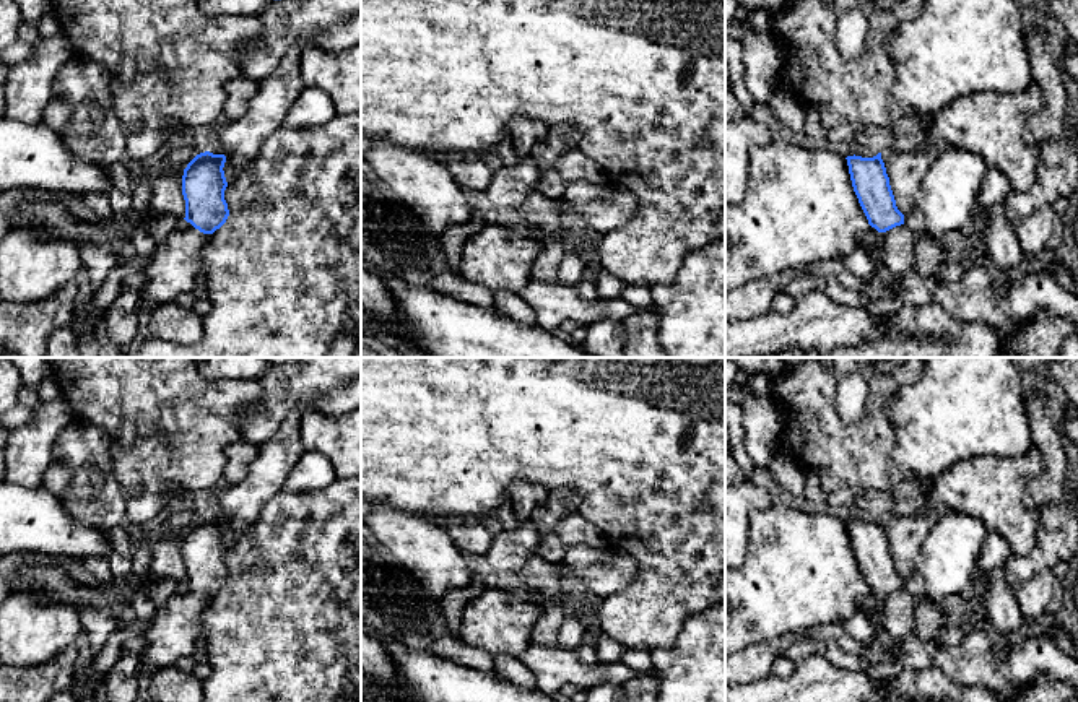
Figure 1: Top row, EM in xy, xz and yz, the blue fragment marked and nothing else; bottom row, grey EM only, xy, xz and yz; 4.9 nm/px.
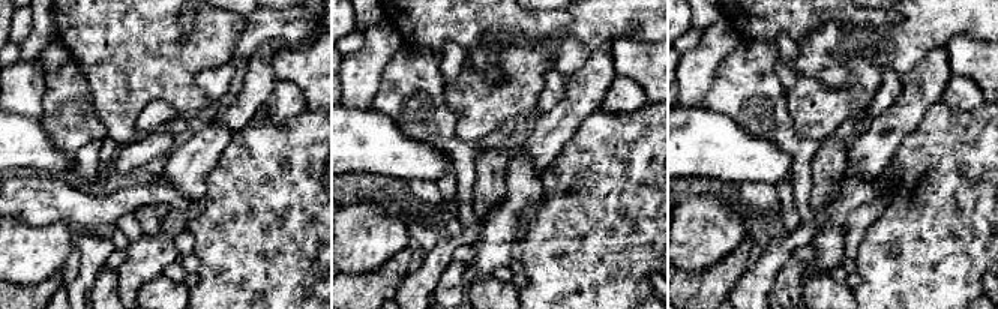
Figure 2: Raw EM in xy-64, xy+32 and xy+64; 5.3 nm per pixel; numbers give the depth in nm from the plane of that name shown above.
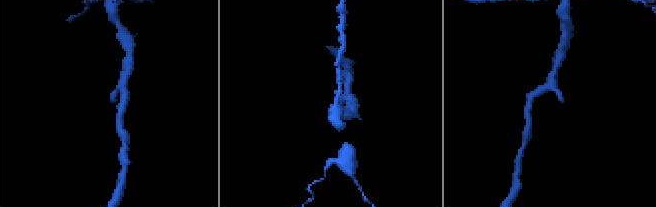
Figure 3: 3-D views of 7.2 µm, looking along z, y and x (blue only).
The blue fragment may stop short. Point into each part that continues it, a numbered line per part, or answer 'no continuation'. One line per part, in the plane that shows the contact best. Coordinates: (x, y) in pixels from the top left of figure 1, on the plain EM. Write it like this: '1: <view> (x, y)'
1: xy (174, 631)

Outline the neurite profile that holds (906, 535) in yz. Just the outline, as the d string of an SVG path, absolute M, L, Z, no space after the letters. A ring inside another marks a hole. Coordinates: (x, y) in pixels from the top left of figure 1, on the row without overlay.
M883 514L881 523L889 541L896 570L902 578L915 572L915 556L920 551L932 523L925 517L898 517Z

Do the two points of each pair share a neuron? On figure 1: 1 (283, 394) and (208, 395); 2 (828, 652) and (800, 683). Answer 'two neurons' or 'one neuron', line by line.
1: two neurons
2: two neurons

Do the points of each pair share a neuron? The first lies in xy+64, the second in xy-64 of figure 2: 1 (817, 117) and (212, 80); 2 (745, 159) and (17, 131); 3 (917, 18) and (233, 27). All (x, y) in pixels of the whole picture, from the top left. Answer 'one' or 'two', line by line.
1: two
2: one
3: two

